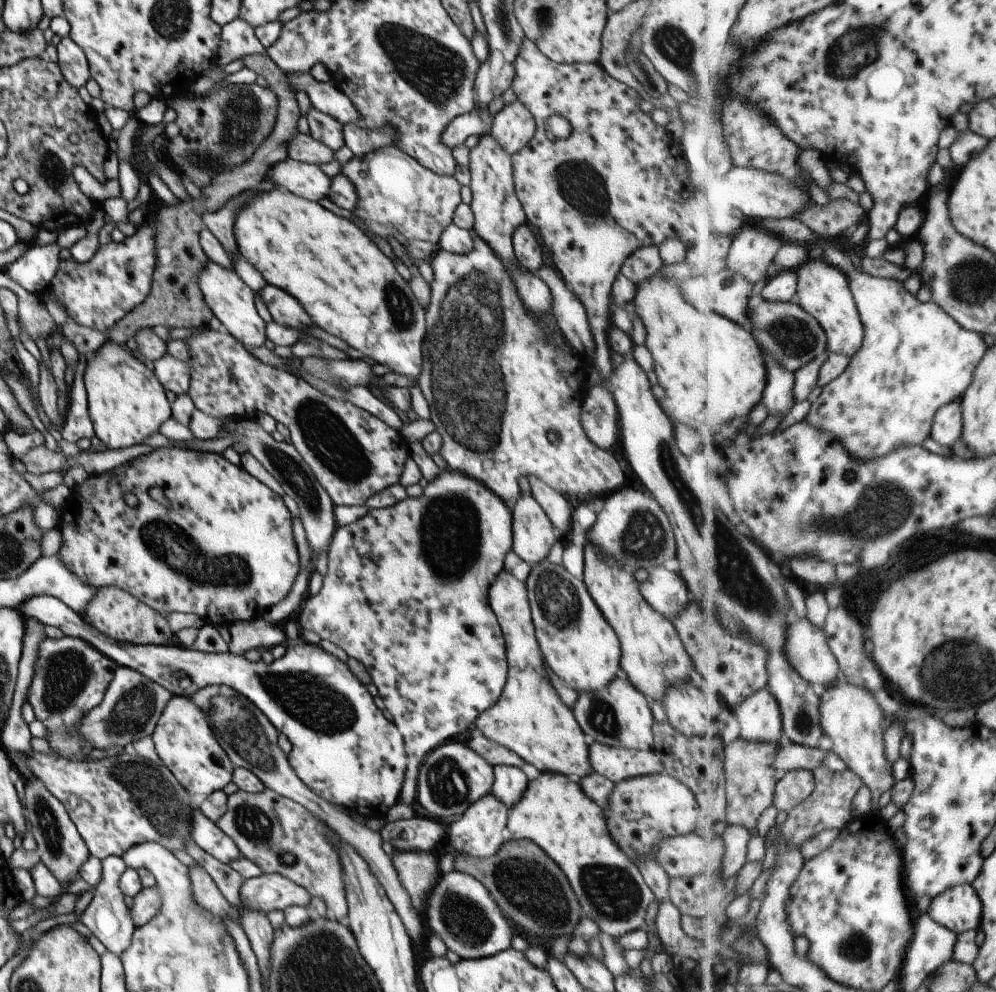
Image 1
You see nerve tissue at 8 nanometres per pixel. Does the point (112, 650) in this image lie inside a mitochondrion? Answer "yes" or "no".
no

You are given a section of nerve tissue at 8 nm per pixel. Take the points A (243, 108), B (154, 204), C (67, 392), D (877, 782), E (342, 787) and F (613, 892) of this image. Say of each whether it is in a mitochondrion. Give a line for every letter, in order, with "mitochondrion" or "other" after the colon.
A: mitochondrion
B: other
C: other
D: other
E: other
F: mitochondrion

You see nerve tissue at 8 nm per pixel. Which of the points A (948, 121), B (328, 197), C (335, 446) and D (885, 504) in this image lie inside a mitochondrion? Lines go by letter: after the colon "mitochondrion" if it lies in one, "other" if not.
A: other
B: other
C: mitochondrion
D: mitochondrion

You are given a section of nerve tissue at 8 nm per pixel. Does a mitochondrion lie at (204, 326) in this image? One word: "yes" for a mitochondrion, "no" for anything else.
no

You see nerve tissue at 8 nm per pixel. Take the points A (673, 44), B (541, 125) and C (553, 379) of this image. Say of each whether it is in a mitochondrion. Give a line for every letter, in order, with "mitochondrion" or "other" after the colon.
A: mitochondrion
B: other
C: other

